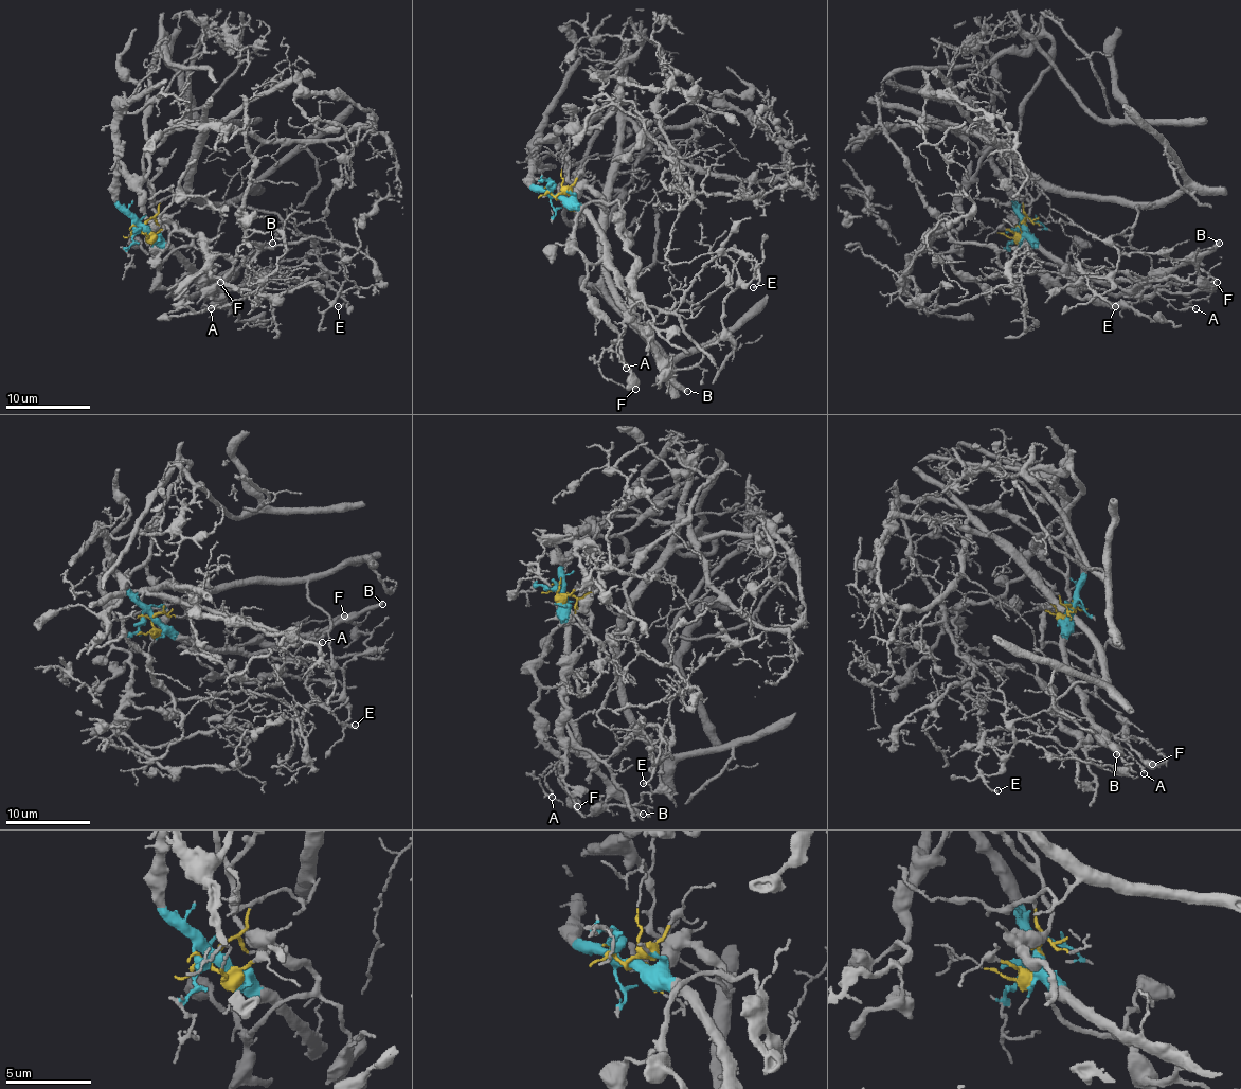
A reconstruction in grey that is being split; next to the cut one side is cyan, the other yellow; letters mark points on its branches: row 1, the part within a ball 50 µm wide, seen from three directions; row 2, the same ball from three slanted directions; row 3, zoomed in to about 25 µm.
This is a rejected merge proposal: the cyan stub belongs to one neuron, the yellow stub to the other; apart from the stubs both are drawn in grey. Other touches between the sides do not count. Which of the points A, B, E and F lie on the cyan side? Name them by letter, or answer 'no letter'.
A, B, E, F

